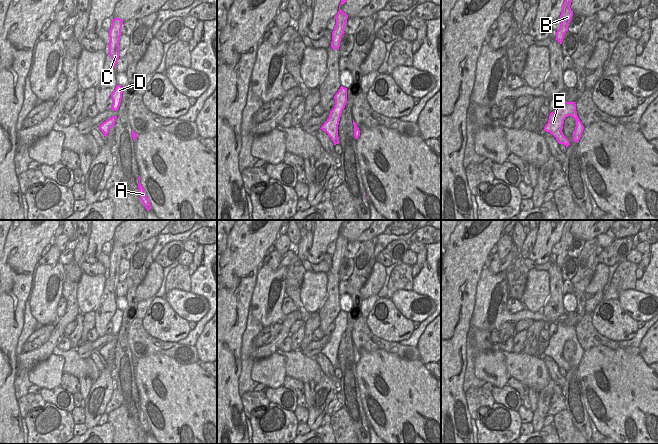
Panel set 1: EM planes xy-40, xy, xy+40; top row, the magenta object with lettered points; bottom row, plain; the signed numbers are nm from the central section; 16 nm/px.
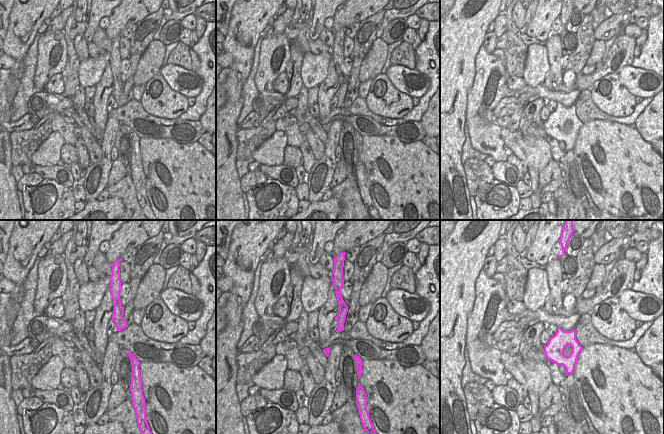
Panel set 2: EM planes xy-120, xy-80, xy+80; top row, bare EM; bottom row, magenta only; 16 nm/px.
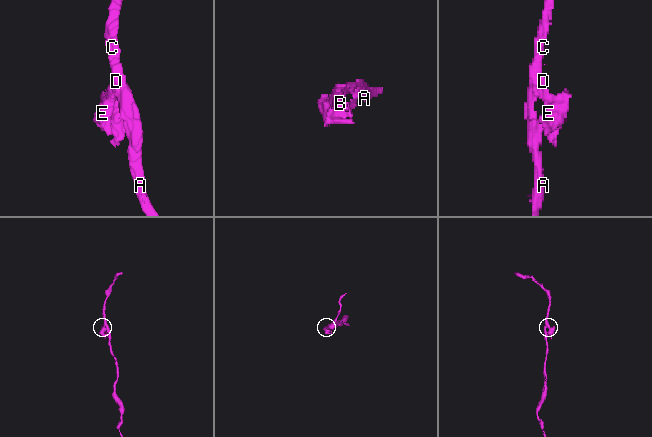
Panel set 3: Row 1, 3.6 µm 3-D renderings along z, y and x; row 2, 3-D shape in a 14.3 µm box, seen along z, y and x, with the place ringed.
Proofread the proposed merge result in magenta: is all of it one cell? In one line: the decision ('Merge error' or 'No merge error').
Merge error

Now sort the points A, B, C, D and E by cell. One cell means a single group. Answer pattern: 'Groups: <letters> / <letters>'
Groups: A B C D / E

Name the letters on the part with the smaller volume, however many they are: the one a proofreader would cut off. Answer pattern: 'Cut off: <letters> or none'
Cut off: E

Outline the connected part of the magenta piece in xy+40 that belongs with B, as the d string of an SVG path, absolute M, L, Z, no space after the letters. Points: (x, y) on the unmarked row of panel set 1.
M568 220L562 230L562 236L559 241L561 243L561 248L558 255L556 256L556 264L560 268L562 268L564 259L568 255L568 250L573 240L573 235L570 232L573 221L574 220Z

